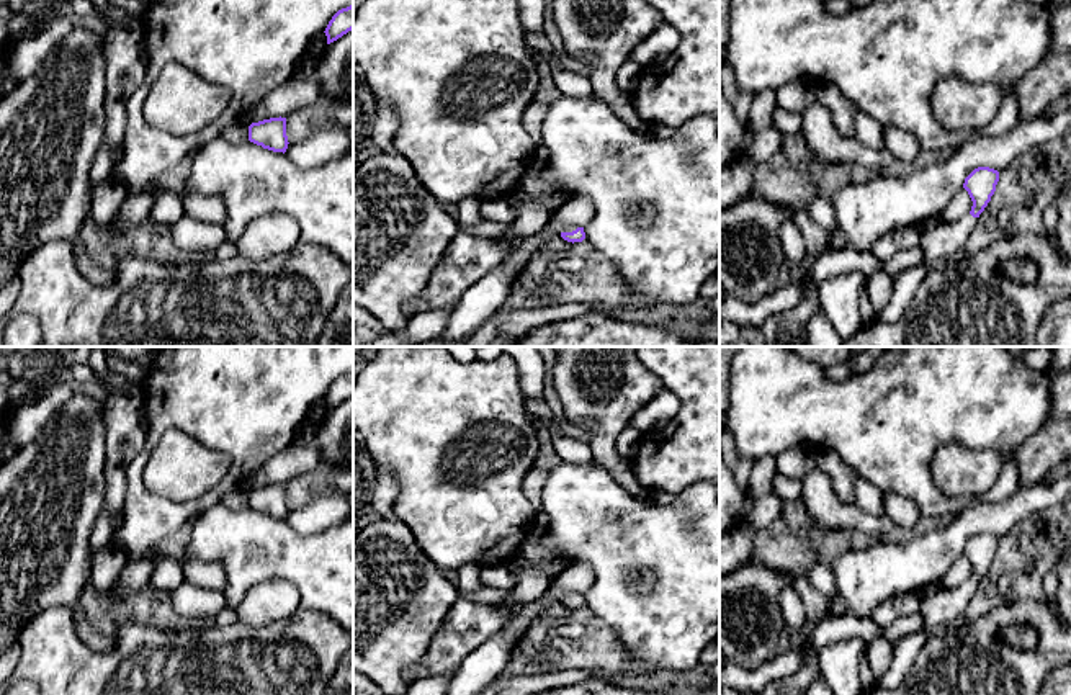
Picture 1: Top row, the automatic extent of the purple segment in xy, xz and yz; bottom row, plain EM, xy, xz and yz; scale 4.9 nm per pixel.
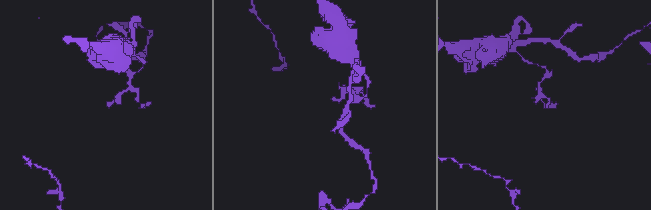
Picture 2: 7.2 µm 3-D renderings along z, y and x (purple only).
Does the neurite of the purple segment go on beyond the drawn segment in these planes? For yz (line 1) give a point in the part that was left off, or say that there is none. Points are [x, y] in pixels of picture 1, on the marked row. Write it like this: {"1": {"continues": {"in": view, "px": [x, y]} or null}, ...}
{"1": {"continues": {"in": "yz", "px": [939, 244]}}}

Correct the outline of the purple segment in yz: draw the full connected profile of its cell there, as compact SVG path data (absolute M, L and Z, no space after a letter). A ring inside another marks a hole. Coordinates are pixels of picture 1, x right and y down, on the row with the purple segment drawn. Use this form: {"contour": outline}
{"contour": "M978 167L965 178L963 188L973 201L971 211L955 222L940 222L922 231L919 240L924 255L922 267L943 268L953 262L991 201L997 182L999 172L989 167Z"}

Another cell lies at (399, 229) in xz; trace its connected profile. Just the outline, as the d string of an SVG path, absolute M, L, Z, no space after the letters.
M388 150L366 159L353 172L353 303L371 312L386 330L402 330L412 319L407 304L425 293L435 267L458 231L456 217L441 209L404 155Z

